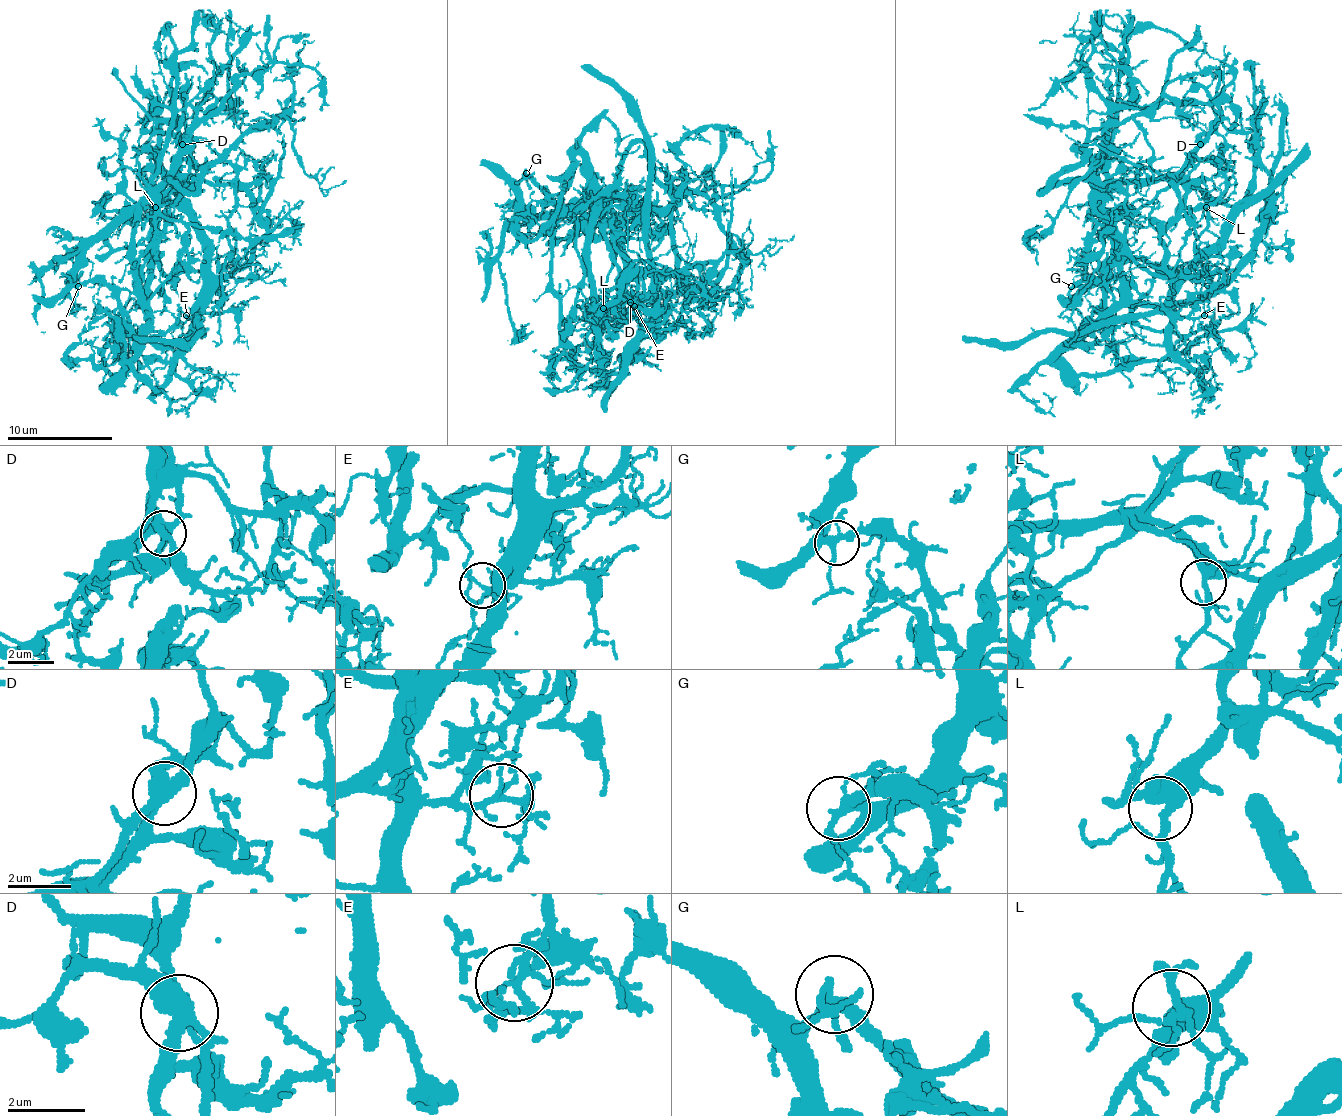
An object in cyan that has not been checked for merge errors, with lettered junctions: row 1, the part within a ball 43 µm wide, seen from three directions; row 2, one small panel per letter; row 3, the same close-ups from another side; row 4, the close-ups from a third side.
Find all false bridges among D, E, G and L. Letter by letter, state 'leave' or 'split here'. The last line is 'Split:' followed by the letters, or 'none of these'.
D: split here
E: split here
G: leave
L: leave
Split: D, E

